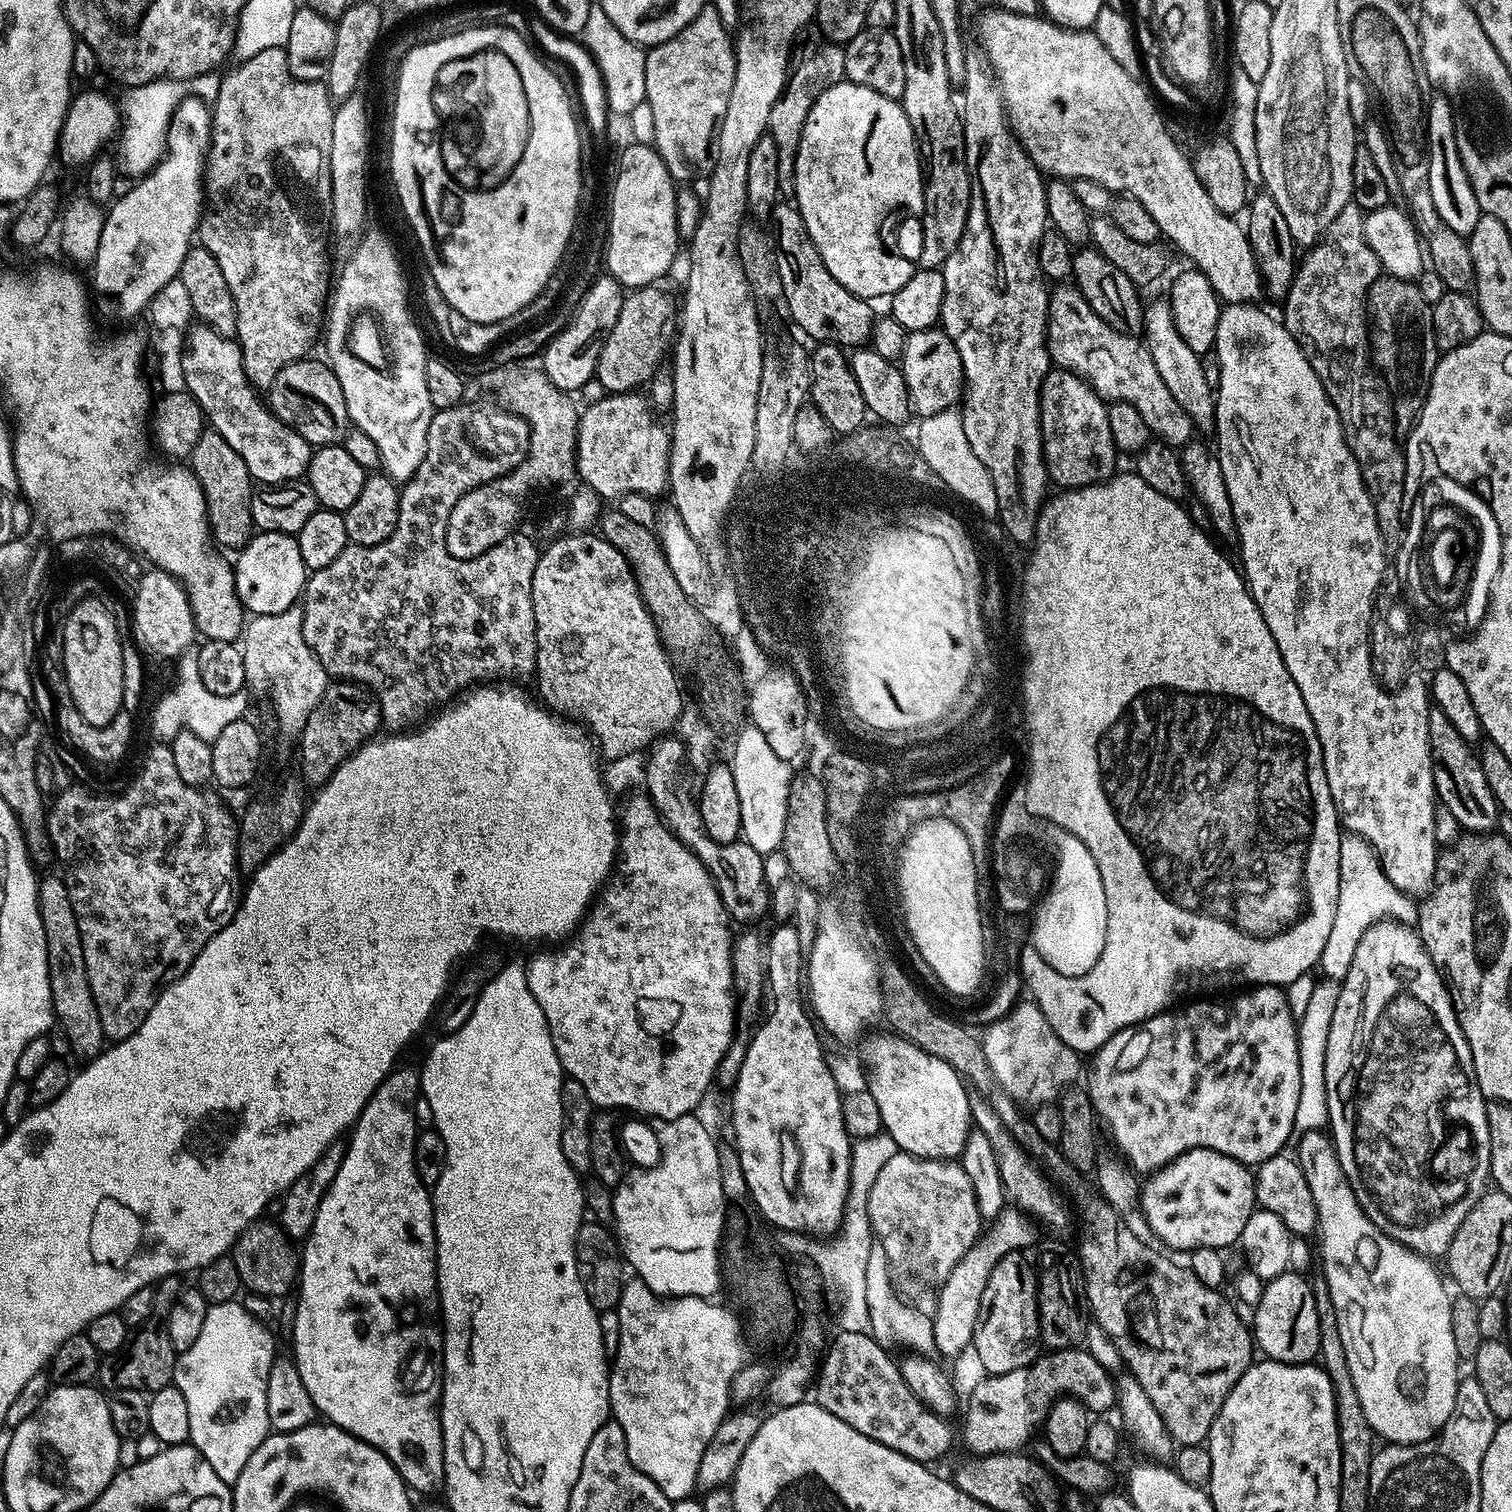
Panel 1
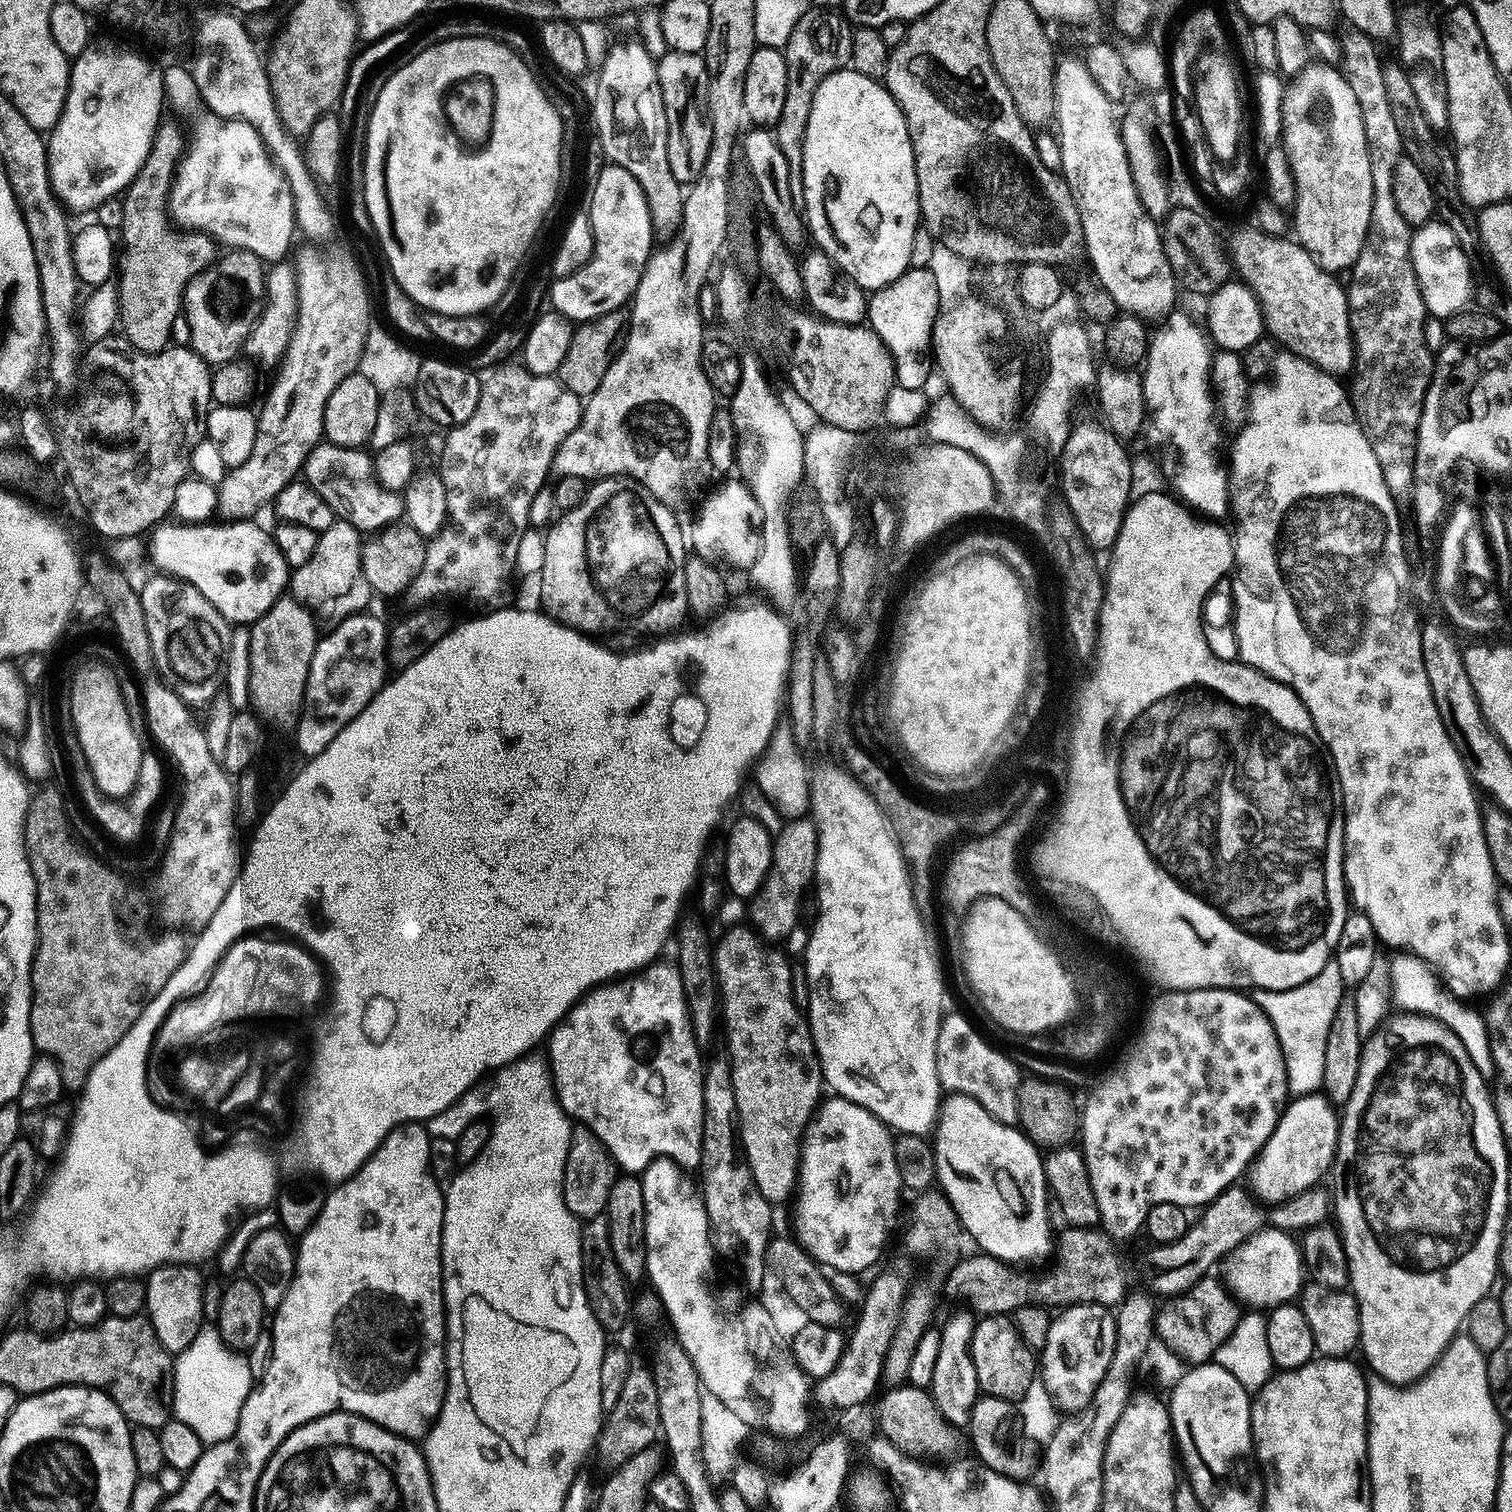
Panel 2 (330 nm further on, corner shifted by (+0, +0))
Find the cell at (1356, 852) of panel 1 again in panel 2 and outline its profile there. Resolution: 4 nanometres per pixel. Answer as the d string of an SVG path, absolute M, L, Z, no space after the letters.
M1396 954L1391 957L1389 974L1392 979L1392 997L1395 1007L1408 1014L1429 1016L1441 1020L1462 1046L1466 1046L1466 1054L1470 1054L1470 1062L1474 1062L1476 1069L1486 1078L1493 1075L1492 1051L1488 1037L1488 1022L1463 1001L1457 1000L1441 983L1435 972L1429 968L1426 961L1411 954Z

